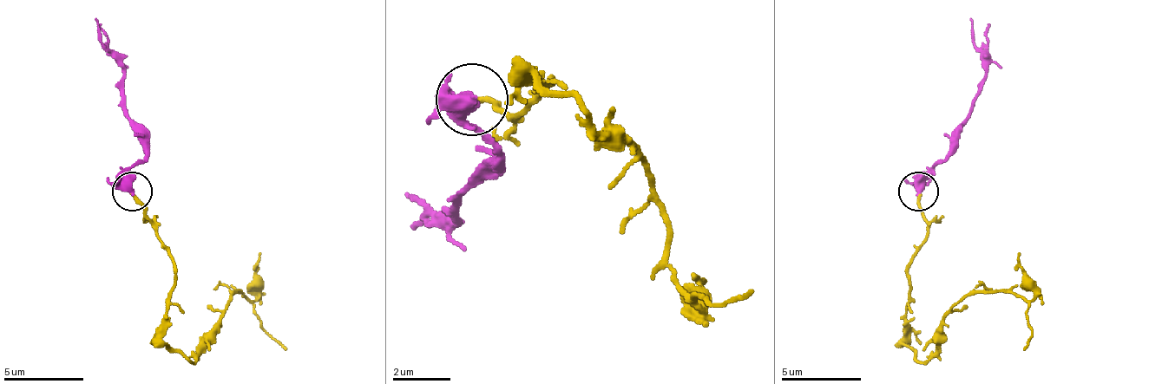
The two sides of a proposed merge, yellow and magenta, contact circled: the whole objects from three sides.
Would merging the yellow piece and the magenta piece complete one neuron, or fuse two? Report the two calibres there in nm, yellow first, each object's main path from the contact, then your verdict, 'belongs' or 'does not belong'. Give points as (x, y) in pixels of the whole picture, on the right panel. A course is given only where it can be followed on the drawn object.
200 nm thick on the yellow side, 600 nm on the other; yellow runs (917, 194), (925, 242), (909, 266), (905, 341), (921, 361), (969, 294), (1013, 289), (1028, 306), (1025, 349); magenta runs (917, 190), (929, 170), (945, 154), (953, 130), (969, 114), (985, 74), (969, 19); belongs

